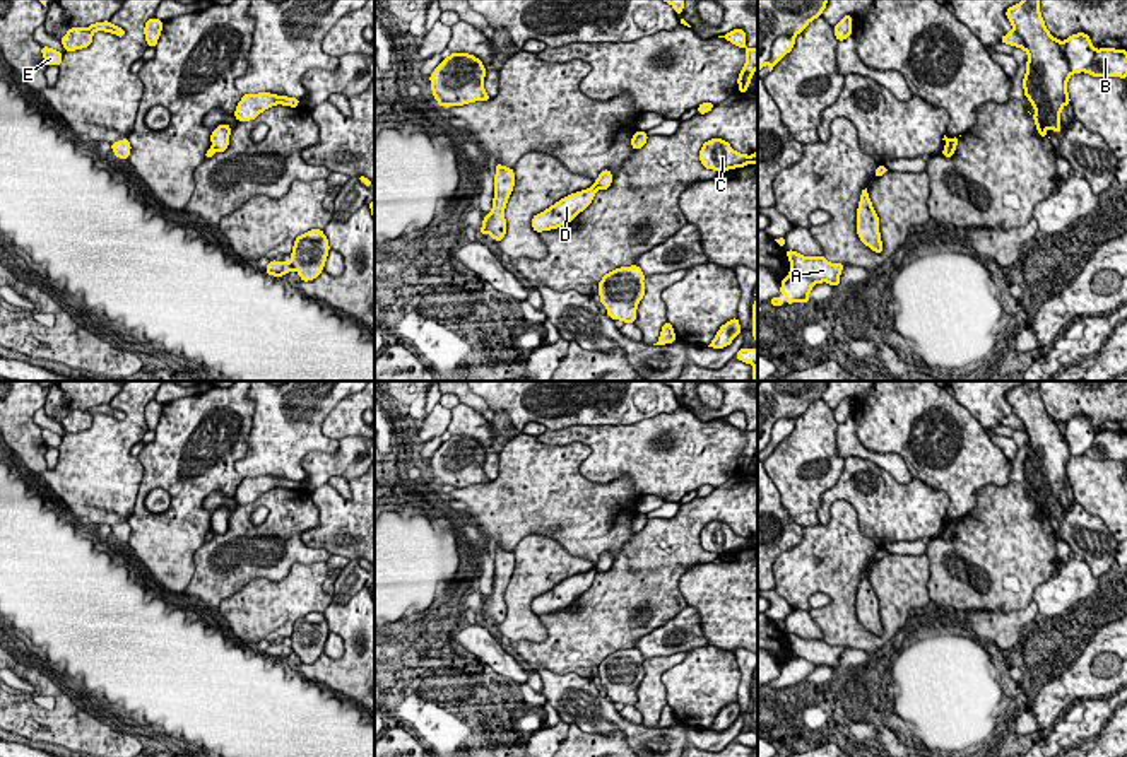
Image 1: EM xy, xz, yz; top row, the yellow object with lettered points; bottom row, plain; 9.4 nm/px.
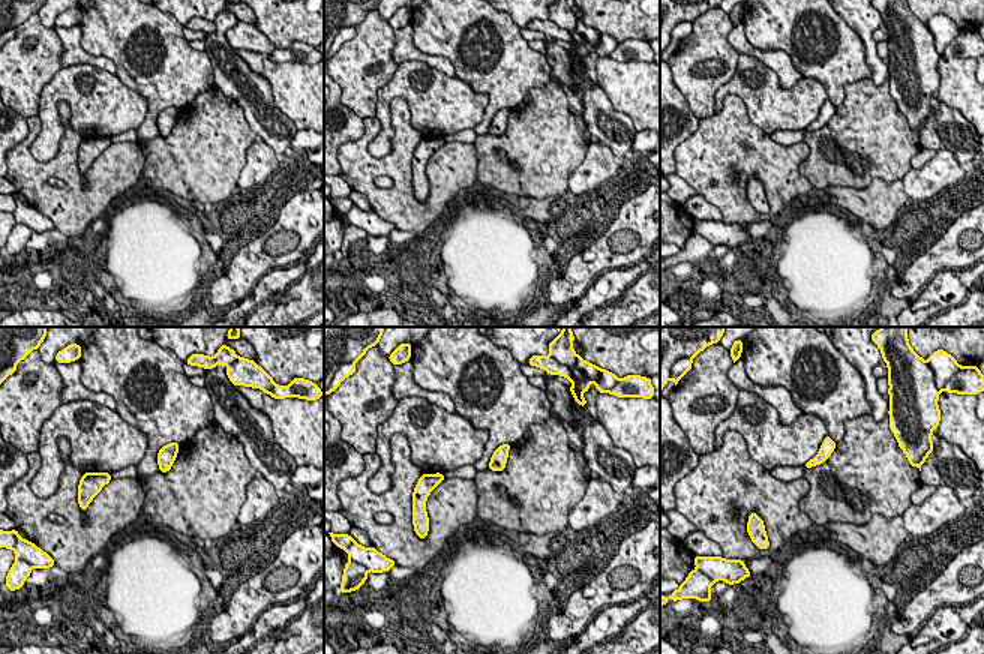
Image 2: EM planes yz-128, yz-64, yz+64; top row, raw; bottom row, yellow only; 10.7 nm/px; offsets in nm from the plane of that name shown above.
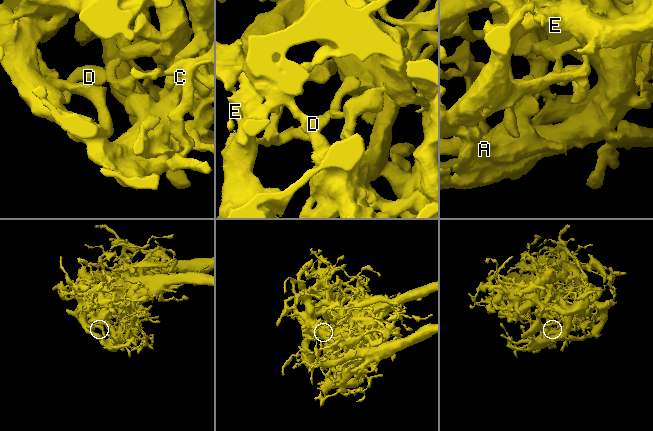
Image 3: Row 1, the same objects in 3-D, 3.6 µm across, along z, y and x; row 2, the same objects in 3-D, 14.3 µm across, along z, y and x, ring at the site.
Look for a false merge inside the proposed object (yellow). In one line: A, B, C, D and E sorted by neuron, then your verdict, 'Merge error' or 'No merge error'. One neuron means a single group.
Groups: A C / B D E. Merge error

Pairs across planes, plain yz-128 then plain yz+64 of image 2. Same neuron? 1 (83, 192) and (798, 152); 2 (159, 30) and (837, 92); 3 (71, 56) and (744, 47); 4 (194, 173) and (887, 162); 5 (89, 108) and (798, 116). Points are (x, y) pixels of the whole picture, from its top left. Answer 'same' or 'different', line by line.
1: same
2: same
3: same
4: same
5: same

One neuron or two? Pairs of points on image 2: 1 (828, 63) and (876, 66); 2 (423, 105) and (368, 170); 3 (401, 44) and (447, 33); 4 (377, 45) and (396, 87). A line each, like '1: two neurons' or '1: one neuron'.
1: two neurons
2: two neurons
3: two neurons
4: two neurons

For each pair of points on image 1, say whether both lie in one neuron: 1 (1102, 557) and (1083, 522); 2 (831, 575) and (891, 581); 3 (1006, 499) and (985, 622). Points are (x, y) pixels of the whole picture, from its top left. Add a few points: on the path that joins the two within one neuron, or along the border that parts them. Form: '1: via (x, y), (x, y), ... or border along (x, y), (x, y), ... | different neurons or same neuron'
1: via (1097, 549), (1083, 530) | same neuron
2: via (843, 609), (866, 639), (881, 639), (891, 616) | same neuron
3: border along (1026, 605), (1016, 610), (963, 610) | different neurons

